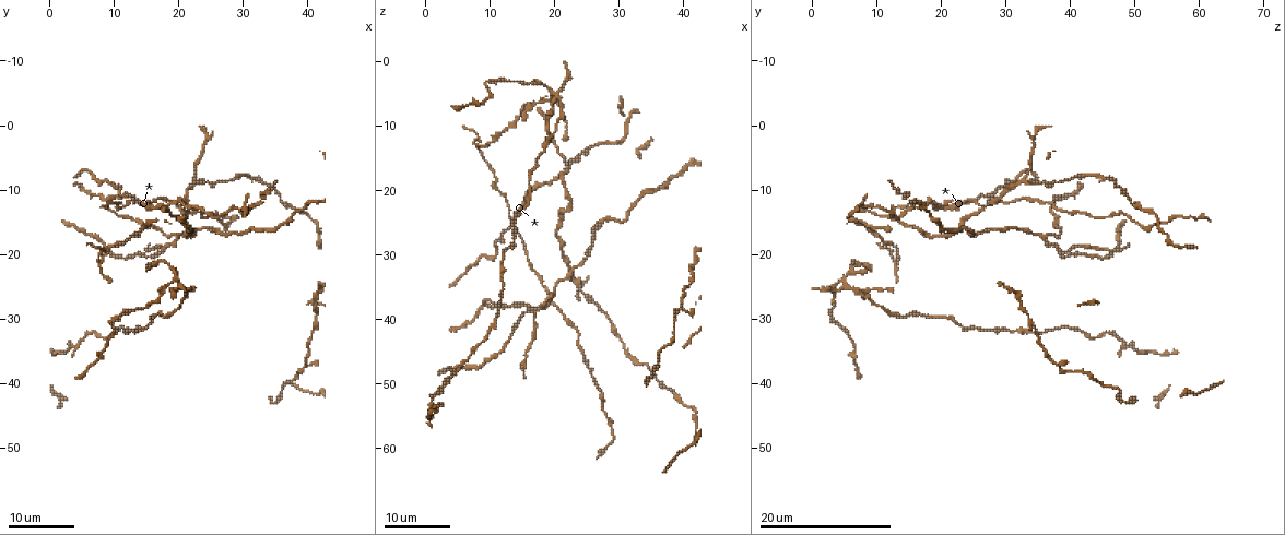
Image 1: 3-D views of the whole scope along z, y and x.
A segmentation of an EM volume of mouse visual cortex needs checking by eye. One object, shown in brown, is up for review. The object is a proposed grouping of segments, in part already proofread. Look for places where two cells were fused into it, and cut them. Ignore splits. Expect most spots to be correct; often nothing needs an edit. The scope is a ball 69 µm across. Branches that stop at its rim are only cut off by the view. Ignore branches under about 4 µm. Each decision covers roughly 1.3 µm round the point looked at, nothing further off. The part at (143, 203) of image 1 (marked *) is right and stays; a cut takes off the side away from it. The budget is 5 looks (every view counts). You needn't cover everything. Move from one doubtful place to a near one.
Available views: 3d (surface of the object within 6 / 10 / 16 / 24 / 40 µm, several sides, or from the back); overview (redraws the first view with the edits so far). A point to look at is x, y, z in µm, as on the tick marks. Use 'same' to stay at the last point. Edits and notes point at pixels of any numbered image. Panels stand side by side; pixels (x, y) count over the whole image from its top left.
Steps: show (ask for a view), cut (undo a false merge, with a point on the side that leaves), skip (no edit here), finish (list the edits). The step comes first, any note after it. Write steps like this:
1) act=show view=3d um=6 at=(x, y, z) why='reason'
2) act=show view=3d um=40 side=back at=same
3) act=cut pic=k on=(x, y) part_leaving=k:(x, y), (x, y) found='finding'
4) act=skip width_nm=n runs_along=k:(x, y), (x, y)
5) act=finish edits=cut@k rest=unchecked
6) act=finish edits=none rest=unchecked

act=show view=3d um=16 at=(19.5, 18.0, 36.0) why='two arms in line, one across'

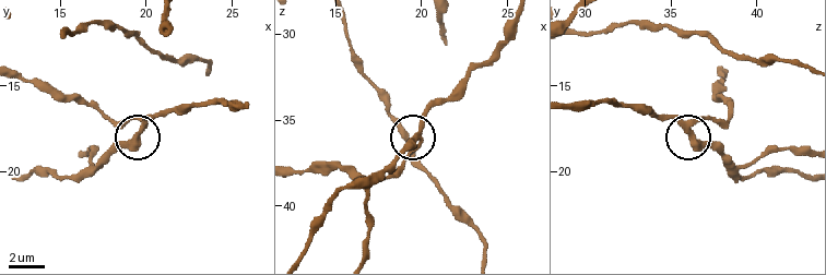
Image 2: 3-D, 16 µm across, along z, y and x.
act=show view=3d um=10 at=(19.5, 17.6, 36.1)

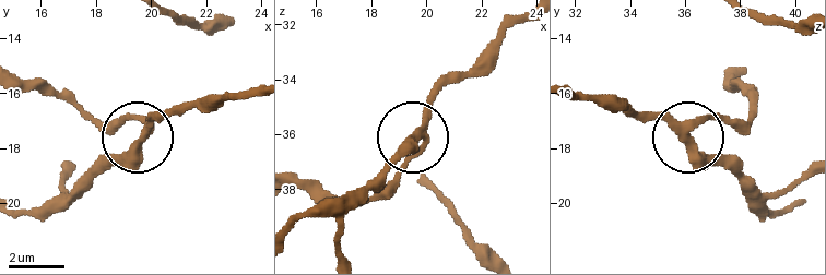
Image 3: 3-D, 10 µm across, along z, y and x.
act=skip arms=3 found='one cell here'

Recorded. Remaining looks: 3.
act=show view=3d um=16 at=(16.5, 19.5, 39.0) why='arms part here'

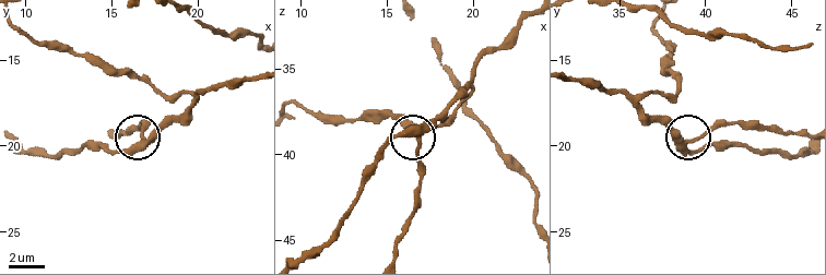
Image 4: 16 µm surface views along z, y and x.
act=show view=3d um=6 at=(16.8, 19.7, 39.0) why='zoom in'

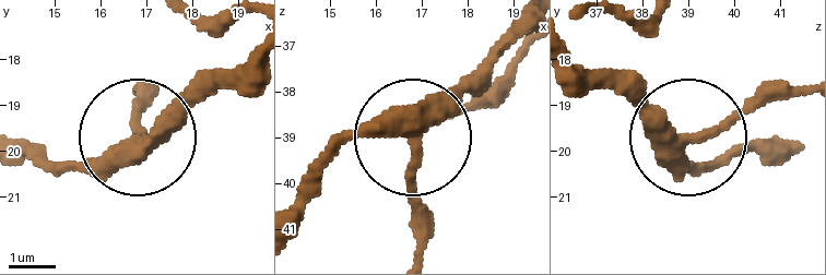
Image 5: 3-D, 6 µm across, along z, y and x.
act=skip arms=3 found='all the same cell'

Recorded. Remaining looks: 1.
act=finish edits=none rest=unchecked

